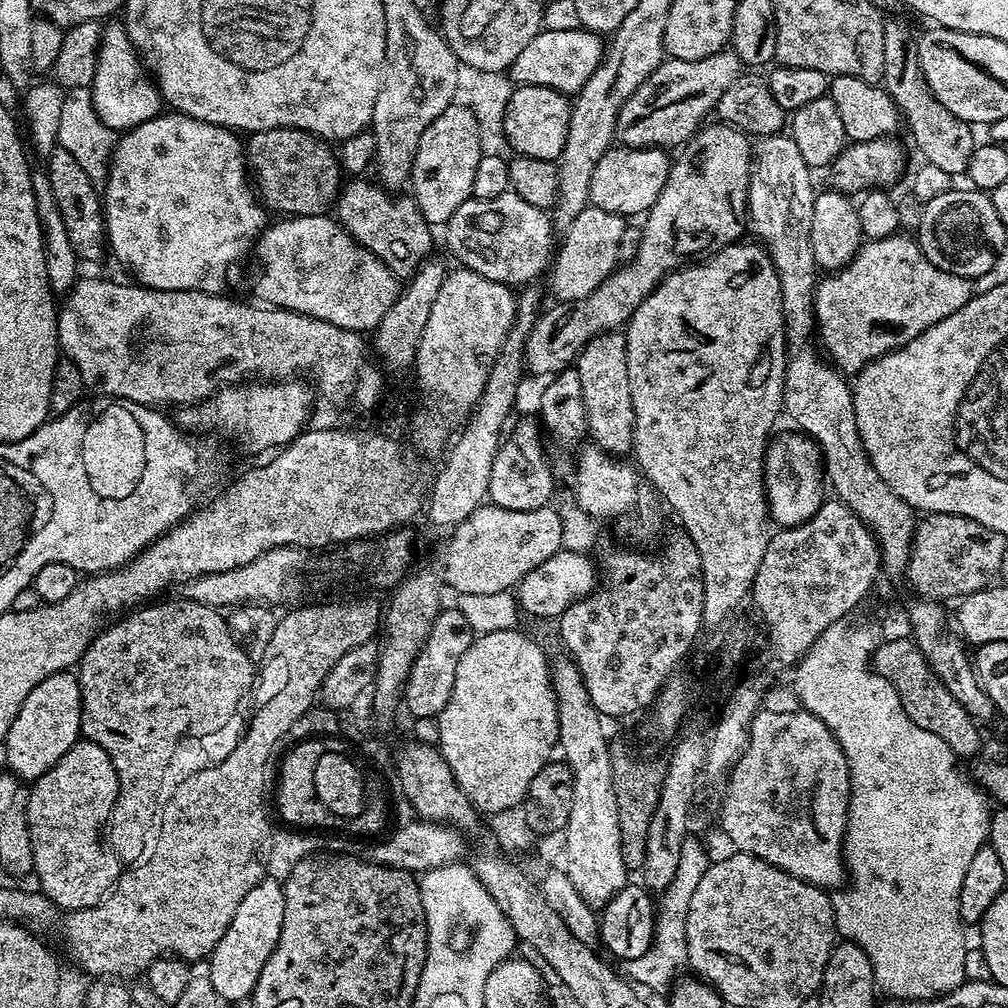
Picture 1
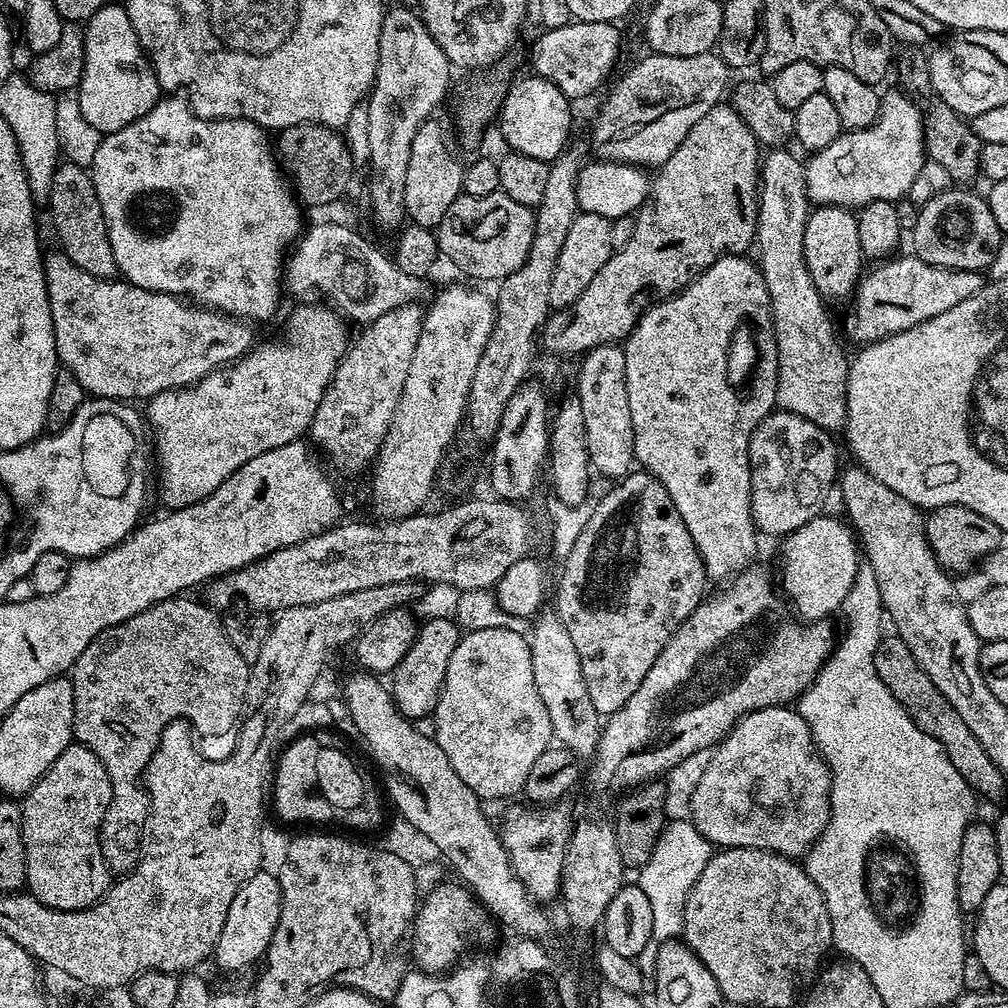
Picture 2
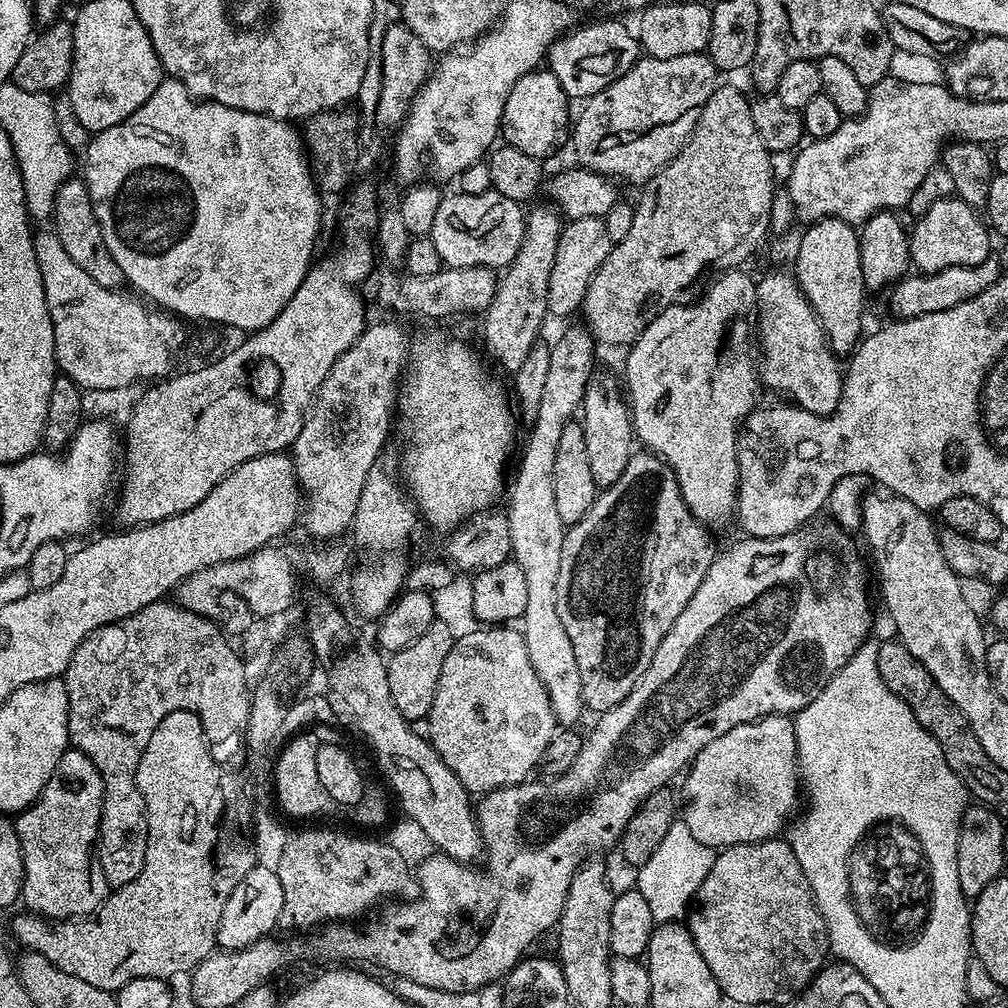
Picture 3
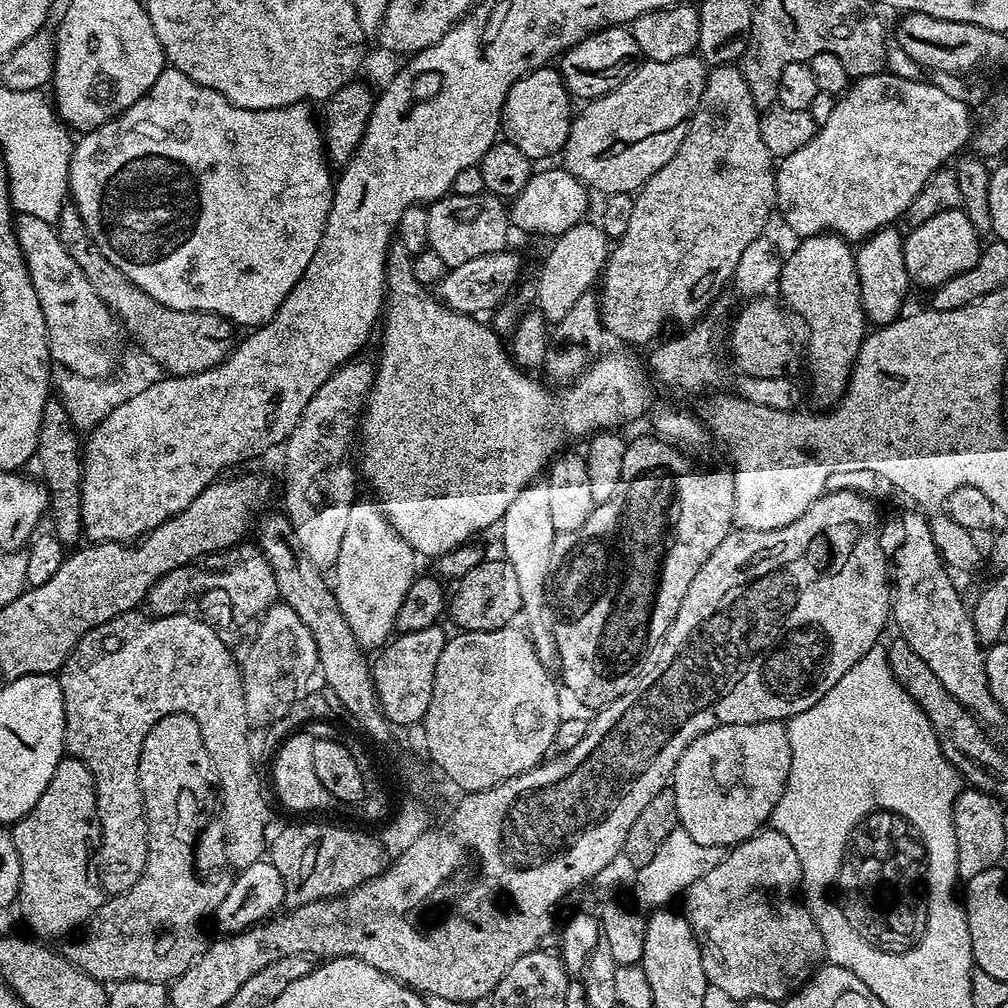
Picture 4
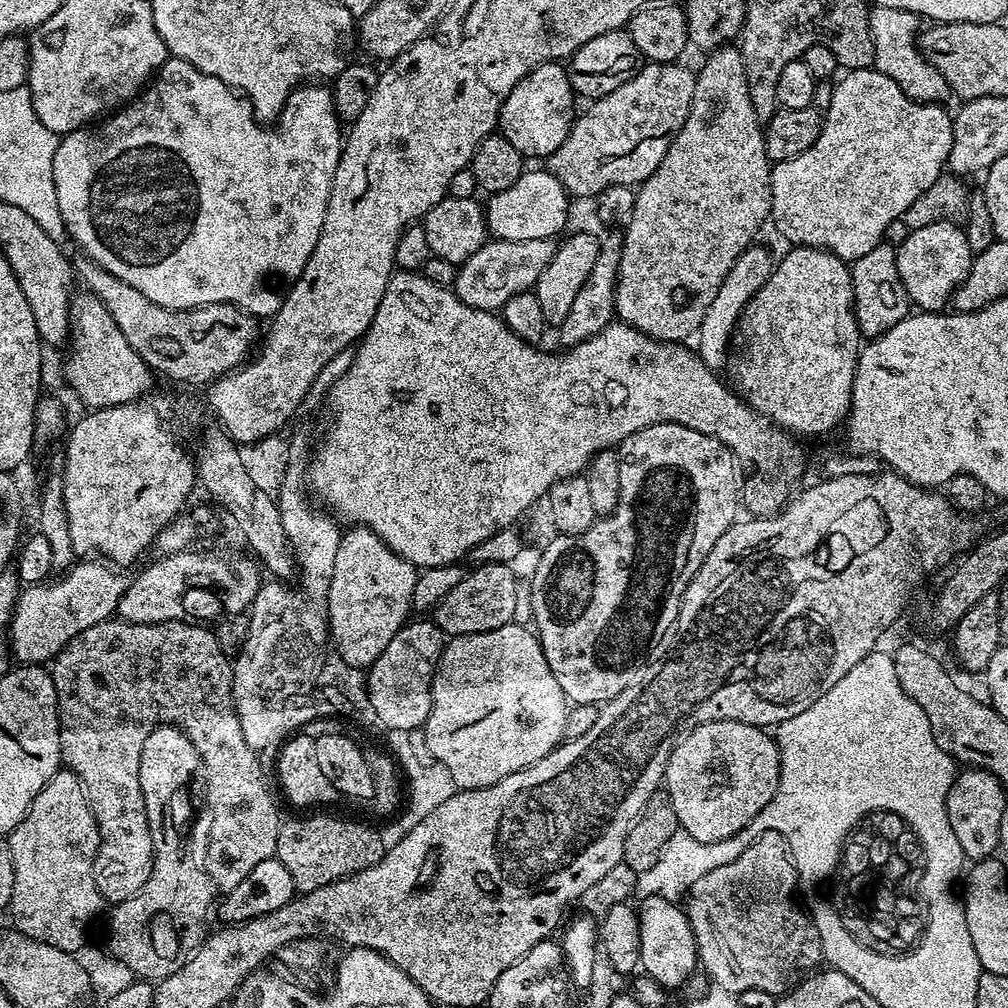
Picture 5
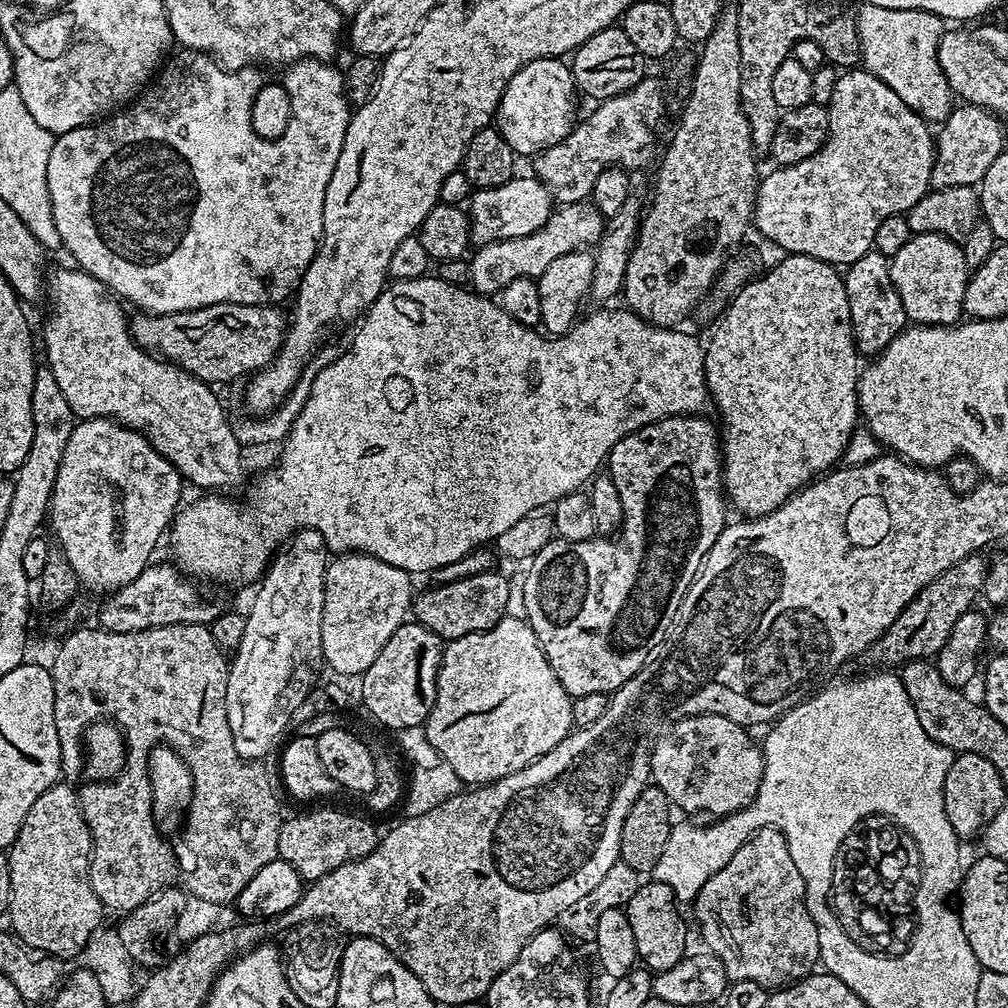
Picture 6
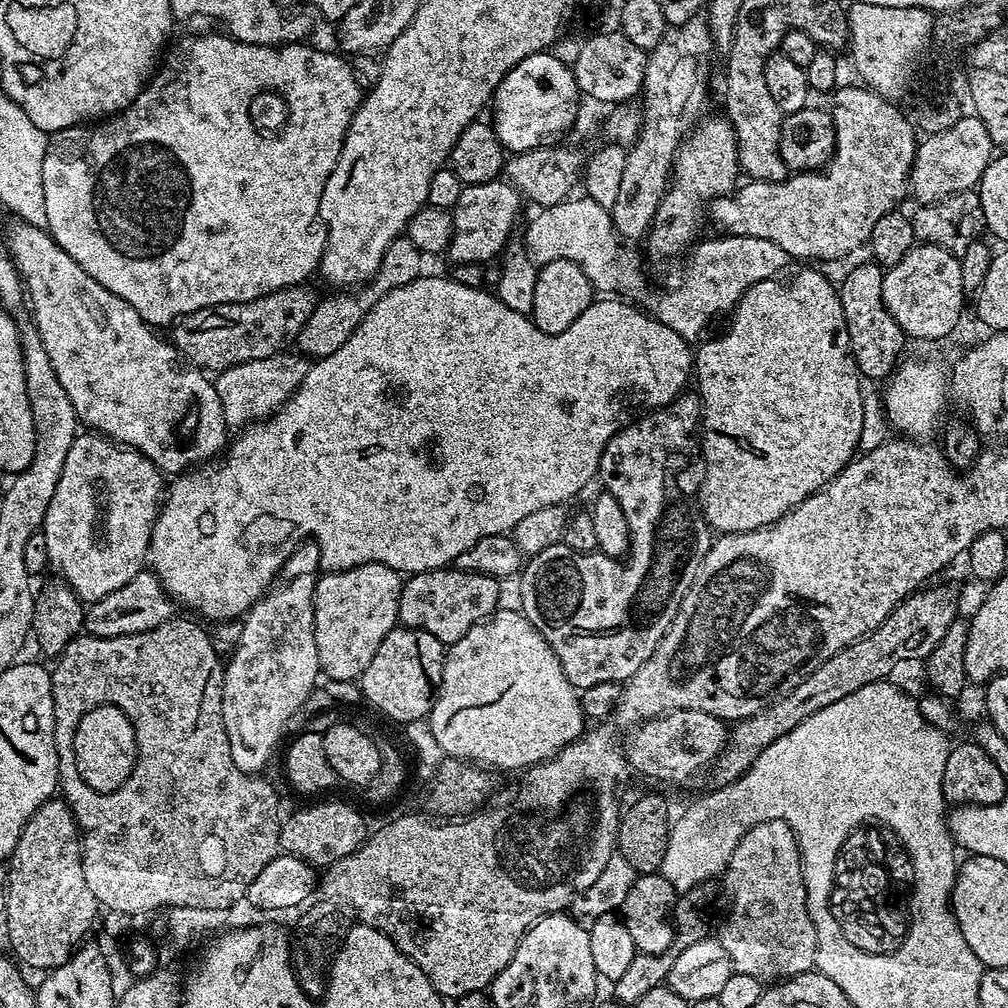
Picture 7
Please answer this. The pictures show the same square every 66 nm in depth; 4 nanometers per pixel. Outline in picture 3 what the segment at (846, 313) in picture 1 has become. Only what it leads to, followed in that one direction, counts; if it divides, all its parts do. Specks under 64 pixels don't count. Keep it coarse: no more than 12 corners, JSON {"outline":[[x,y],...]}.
{"outline":[[999,255],[978,266],[905,275],[891,285],[893,317],[970,302],[1002,275]]}

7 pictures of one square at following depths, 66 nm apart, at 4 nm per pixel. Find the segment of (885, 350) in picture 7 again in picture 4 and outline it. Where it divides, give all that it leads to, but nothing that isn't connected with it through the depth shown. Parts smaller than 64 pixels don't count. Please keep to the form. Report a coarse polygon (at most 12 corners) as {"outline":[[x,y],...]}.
{"outline":[[880,228],[855,249],[864,315],[876,326],[905,311],[904,236]]}

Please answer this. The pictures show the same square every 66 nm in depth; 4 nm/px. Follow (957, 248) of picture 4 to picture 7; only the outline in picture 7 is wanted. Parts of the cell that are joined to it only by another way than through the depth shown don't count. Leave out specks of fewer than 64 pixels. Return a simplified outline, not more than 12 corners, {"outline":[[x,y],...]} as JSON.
{"outline":[[917,243],[885,271],[905,337],[940,340],[966,299],[959,255]]}

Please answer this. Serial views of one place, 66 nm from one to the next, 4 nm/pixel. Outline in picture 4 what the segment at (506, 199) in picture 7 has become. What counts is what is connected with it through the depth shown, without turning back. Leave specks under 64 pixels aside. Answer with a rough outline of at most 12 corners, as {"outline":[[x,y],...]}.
{"outline":[[536,170],[511,201],[513,229],[555,238],[587,217],[589,189]]}

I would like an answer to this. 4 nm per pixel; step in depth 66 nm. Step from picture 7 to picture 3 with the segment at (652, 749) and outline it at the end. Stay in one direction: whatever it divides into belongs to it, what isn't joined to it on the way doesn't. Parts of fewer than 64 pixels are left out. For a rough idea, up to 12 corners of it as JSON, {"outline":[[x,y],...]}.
{"outline":[[793,717],[726,730],[683,780],[714,850],[779,837],[801,783]]}

